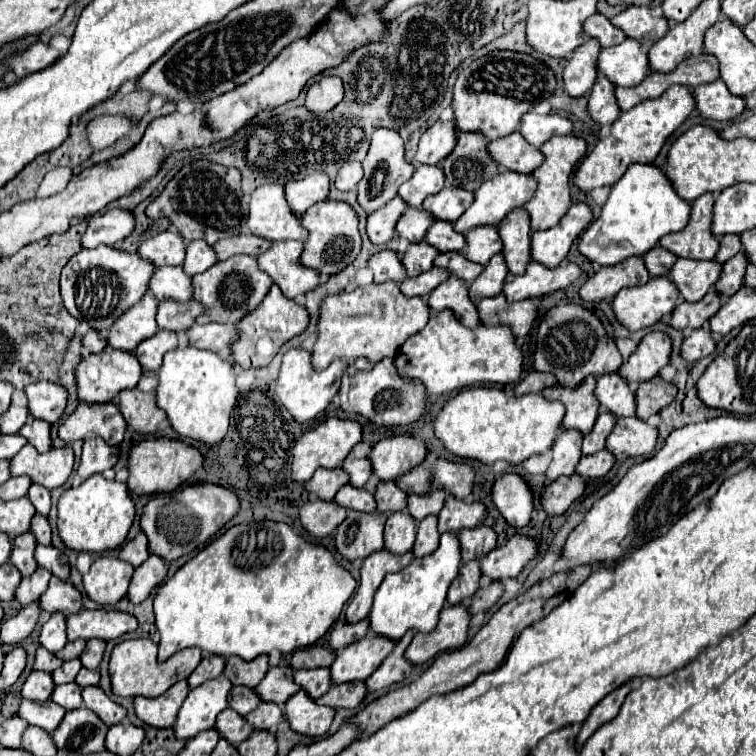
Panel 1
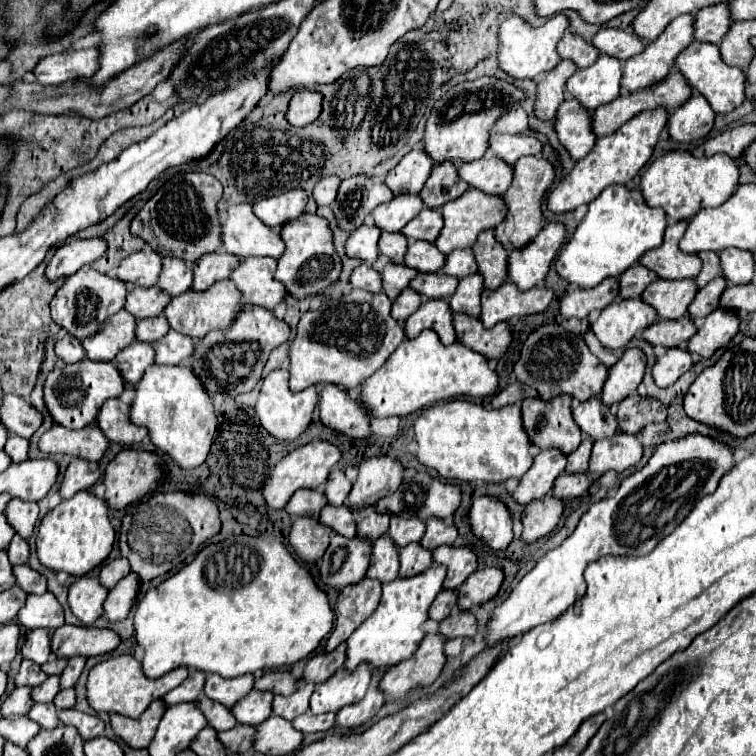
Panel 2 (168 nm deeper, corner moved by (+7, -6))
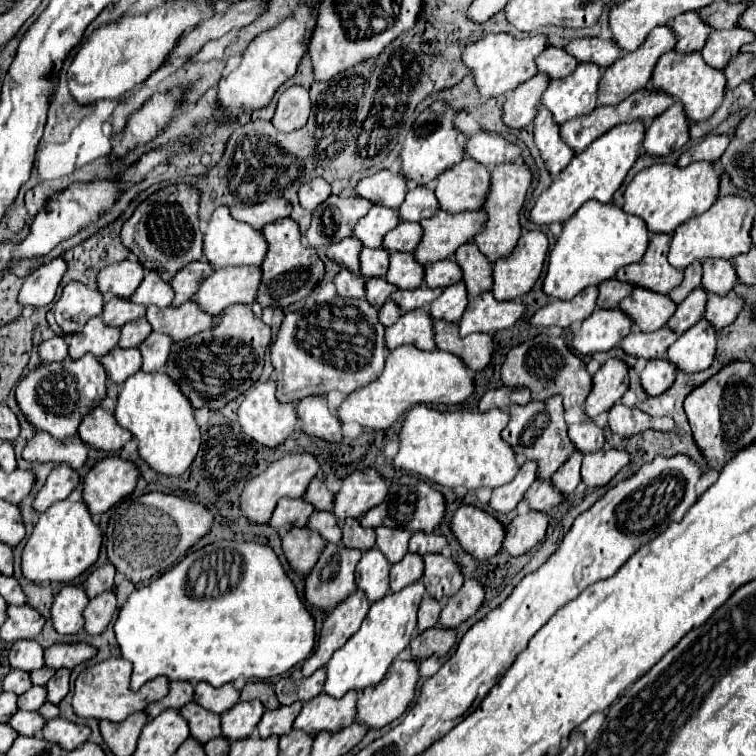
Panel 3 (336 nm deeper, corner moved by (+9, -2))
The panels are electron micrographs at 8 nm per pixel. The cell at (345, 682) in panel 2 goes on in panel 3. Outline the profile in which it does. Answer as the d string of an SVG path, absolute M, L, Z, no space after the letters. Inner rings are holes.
M349 690L349 694L345 694L345 698L331 698L323 692L317 698L311 698L309 702L303 704L303 710L295 720L295 728L309 730L311 734L317 734L321 730L341 730L341 726L349 726L355 720L355 716L357 716L357 698L359 698L357 690Z

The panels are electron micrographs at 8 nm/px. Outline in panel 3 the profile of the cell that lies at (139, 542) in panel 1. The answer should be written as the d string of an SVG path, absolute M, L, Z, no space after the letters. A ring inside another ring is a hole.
M109 562L105 566L99 566L97 570L93 570L87 578L87 594L89 598L95 598L97 594L111 590L113 588L113 578L115 578L115 566Z

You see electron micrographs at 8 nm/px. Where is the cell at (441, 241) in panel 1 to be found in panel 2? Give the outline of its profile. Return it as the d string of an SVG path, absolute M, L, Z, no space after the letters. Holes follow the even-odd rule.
M409 240L409 248L403 260L407 268L413 268L421 274L433 274L443 268L443 262L445 262L445 256L439 250L435 250L435 244Z

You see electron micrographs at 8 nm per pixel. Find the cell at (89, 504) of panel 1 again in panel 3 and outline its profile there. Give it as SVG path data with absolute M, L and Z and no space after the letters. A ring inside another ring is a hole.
M61 500L49 506L43 514L39 514L39 522L29 536L25 550L23 550L23 574L25 578L49 584L49 582L71 582L81 576L89 566L93 566L99 558L103 542L103 532L99 524L93 522L89 508L85 502L71 502Z

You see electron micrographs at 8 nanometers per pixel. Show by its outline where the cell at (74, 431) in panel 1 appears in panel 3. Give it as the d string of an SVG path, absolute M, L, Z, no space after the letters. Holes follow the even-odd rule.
M37 432L25 446L23 458L31 462L69 462L73 468L81 468L87 460L89 446L75 434L71 438L57 440L47 432Z

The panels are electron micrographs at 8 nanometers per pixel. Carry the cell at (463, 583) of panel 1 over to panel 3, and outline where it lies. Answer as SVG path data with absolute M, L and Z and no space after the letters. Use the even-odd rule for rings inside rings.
M425 596L421 606L419 606L419 624L417 624L417 630L427 630L429 626L435 626L437 620L439 620L439 614L441 614L441 604L439 600L431 598L431 596Z

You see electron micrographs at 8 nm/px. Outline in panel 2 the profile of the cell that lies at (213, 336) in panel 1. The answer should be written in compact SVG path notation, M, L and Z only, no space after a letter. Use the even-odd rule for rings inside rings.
M169 330L163 338L153 342L155 364L161 366L187 366L193 356L193 338Z

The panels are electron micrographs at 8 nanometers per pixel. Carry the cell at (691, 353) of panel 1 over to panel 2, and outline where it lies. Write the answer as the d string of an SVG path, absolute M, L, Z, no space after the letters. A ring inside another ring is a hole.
M669 348L663 356L657 358L653 366L653 382L659 388L667 388L691 366L693 366L691 354L687 354L685 348Z

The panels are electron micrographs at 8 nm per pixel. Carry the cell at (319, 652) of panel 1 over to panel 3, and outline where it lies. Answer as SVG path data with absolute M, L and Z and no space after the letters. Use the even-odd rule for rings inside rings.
M247 682L245 684L245 688L241 690L241 700L253 700L253 698L259 698L265 704L265 708L269 708L269 710L281 706L277 702L277 694L275 694L273 686L267 682Z

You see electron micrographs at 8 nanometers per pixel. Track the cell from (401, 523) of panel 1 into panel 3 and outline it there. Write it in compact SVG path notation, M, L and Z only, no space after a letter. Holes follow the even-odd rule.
M377 546L363 552L363 558L357 566L357 586L367 594L371 602L389 592L389 570L391 564Z

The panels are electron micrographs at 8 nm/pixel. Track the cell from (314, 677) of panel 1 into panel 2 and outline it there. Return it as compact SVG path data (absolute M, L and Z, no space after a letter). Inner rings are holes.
M303 684L299 686L299 690L287 698L283 696L275 696L273 700L273 714L275 716L281 716L285 720L293 720L297 718L299 714L305 714L309 710L309 696L313 694L315 690L315 684Z

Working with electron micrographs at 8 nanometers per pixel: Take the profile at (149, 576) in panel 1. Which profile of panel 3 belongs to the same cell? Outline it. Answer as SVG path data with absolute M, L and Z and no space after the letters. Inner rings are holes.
M107 590L107 592L95 596L87 604L87 608L83 612L85 630L89 634L101 634L107 628L107 624L111 622L115 610L117 610L117 594L115 594L115 590Z

